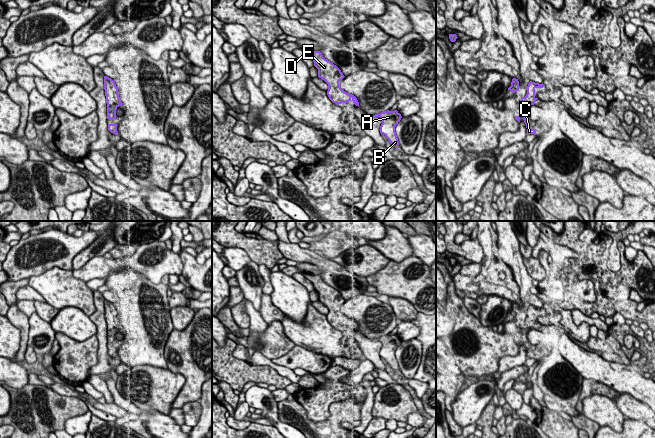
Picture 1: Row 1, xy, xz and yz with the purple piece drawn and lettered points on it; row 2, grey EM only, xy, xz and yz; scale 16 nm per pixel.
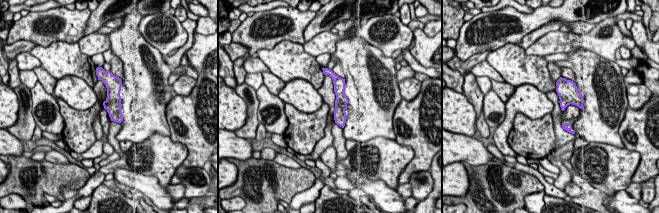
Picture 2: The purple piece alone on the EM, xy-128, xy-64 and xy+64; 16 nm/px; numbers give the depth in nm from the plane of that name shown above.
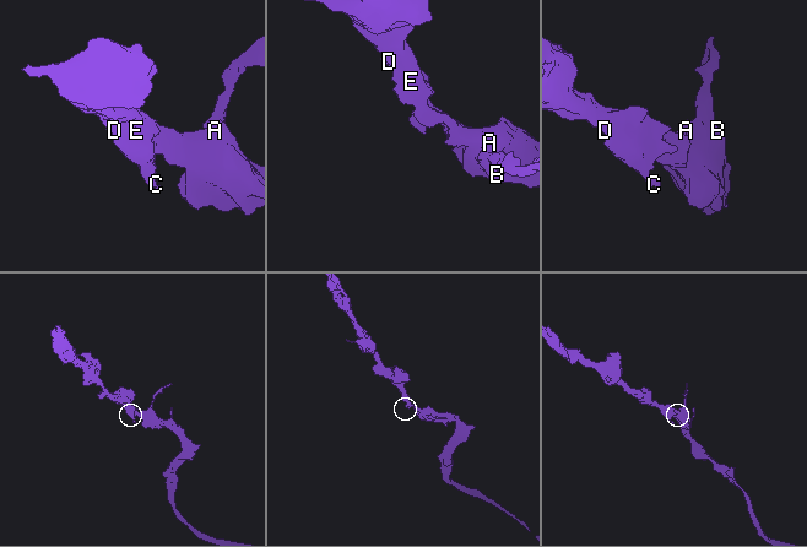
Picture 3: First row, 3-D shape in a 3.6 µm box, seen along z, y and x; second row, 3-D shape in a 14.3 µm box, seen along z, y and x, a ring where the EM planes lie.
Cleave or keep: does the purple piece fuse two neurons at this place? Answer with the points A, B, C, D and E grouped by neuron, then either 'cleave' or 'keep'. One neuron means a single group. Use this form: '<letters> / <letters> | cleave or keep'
A B C D E | keep

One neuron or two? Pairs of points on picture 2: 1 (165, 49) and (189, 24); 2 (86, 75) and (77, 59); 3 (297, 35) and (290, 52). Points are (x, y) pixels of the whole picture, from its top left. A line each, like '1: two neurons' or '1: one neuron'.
1: two neurons
2: one neuron
3: two neurons

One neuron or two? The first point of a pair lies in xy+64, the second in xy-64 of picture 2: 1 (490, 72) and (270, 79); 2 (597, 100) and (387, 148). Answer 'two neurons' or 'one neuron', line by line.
1: two neurons
2: two neurons

